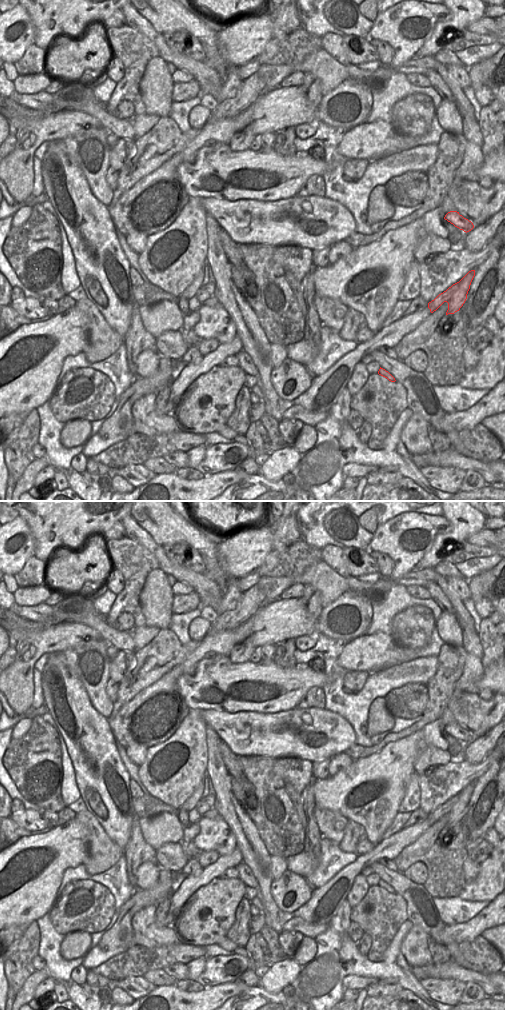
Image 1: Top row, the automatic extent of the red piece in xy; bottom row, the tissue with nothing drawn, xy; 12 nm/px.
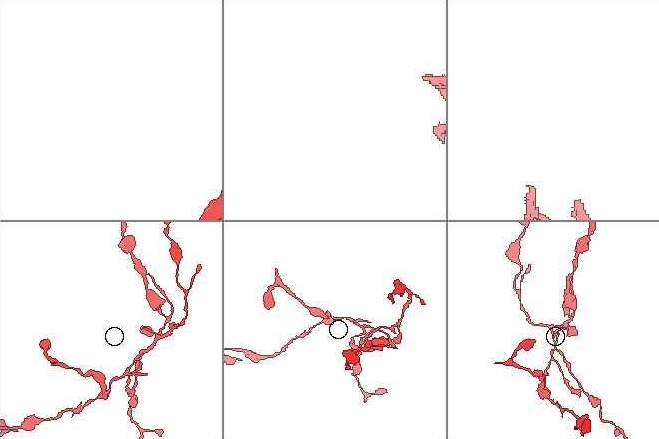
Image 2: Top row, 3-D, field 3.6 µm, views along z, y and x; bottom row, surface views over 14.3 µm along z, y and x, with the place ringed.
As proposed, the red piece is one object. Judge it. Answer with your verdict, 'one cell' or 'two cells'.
two cells

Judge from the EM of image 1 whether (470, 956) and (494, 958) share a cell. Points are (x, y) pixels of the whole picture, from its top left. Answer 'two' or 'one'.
one

